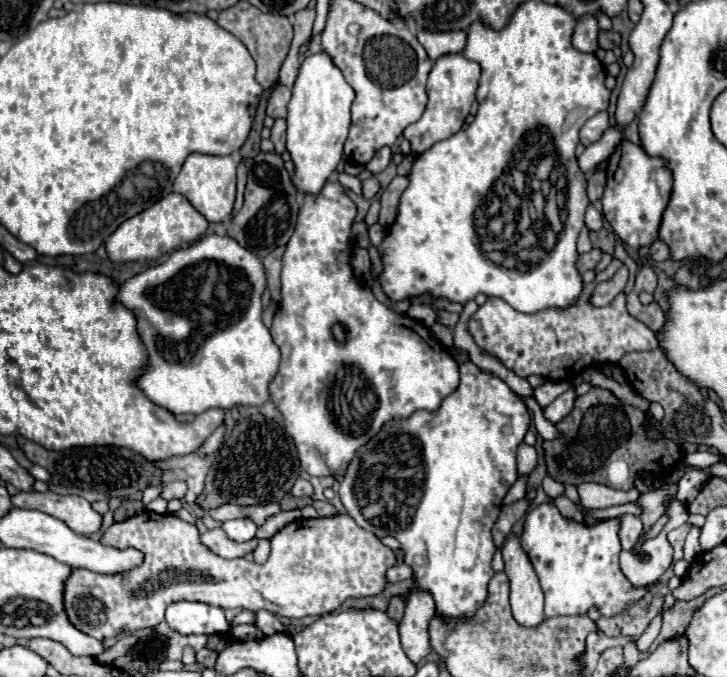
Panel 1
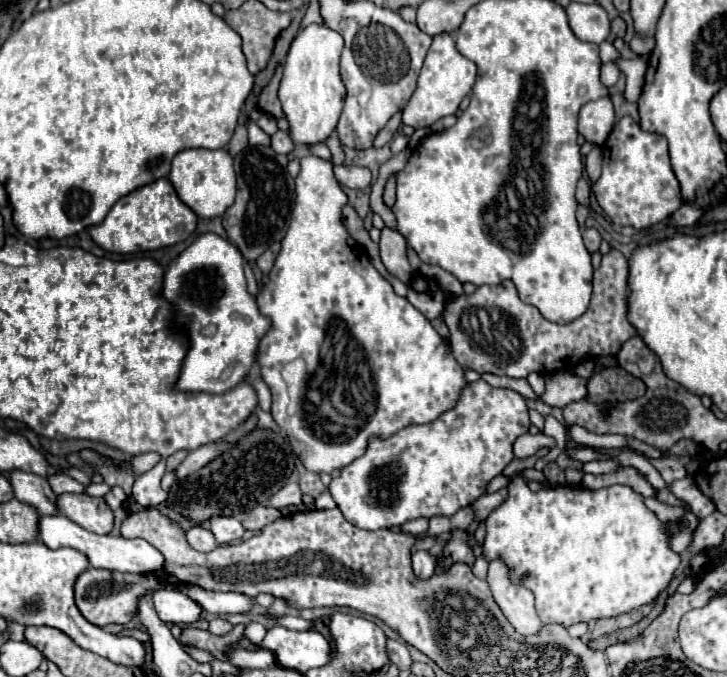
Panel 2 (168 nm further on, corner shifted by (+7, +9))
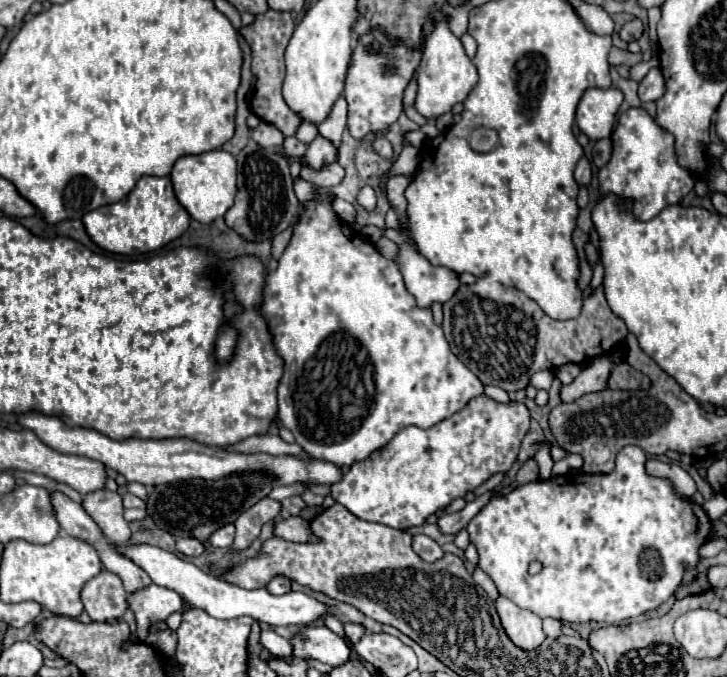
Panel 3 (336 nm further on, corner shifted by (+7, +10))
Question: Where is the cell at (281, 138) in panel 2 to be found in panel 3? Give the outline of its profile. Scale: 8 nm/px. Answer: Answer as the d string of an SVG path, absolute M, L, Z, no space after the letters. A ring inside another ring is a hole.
M287 137L283 143L285 153L289 153L289 157L303 157L307 151L307 145L301 143L297 137Z

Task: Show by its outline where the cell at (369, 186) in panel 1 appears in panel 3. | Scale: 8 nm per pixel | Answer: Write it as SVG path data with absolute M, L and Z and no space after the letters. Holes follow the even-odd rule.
M335 161L319 171L307 167L307 165L301 165L301 179L313 183L317 189L331 189L335 185L339 185L345 177L345 171L341 169L341 165Z

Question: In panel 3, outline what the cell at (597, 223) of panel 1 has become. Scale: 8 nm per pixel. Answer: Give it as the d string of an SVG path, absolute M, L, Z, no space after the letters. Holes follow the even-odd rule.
M581 157L579 163L577 163L577 169L575 169L575 181L579 185L587 185L591 181L591 165L587 161L587 157Z

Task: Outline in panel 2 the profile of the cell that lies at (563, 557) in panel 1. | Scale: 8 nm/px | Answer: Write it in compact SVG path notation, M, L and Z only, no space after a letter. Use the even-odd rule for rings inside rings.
M515 476L511 482L509 482L509 498L499 506L495 508L489 516L487 516L487 536L485 536L485 546L483 546L483 556L487 560L495 560L495 558L501 558L509 570L511 570L511 578L515 582L519 582L519 576L525 574L523 578L523 586L527 586L533 594L535 594L535 600L537 600L537 614L541 618L543 624L551 624L551 622L557 622L557 624L563 624L563 626L571 626L575 622L589 622L593 618L611 618L611 616L619 616L619 614L625 614L625 612L631 612L643 604L651 604L659 592L663 592L667 588L667 584L671 582L673 578L673 572L675 568L679 566L679 556L675 552L671 552L667 548L667 542L669 542L669 536L665 534L663 530L663 524L657 520L657 516L645 508L643 504L643 498L641 494L633 492L629 486L621 486L621 484L615 484L615 486L609 486L605 490L585 490L585 488L569 488L569 486L557 486L557 488L543 488L539 492L531 492L527 488L527 482L519 476Z

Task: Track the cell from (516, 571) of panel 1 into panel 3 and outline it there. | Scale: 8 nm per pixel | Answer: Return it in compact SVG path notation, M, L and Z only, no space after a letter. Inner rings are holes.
M499 597L495 605L497 605L497 613L507 637L519 649L535 651L545 641L541 619L535 613L513 605L513 601L509 601L507 597Z

